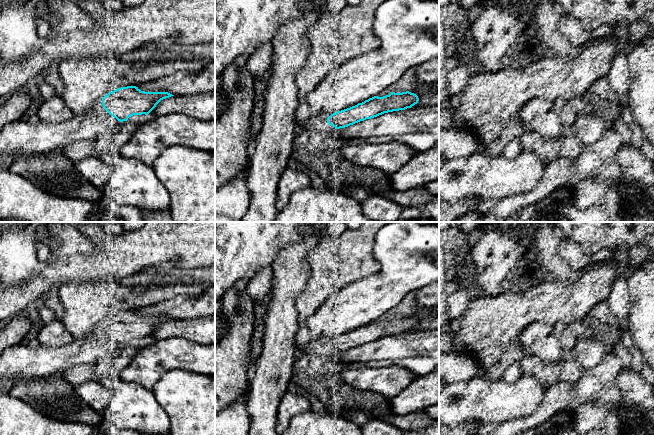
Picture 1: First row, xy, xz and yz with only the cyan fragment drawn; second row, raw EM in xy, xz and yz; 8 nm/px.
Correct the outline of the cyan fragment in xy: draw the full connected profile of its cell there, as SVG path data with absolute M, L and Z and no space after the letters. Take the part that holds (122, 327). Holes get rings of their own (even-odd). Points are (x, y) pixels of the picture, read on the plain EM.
M136 310L118 312L97 324L81 341L107 335L118 345L127 345L133 339L148 339L163 323L174 320L168 316L145 316Z

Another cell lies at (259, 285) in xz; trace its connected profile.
M265 267L249 279L246 291L253 301L264 298L272 287L273 269Z

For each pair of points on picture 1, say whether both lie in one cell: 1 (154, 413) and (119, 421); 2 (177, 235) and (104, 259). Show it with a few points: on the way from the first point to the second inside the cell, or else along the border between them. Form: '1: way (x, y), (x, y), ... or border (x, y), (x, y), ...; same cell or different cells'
1: way (145, 413), (128, 412); same cell
2: way (159, 243), (122, 255); same cell

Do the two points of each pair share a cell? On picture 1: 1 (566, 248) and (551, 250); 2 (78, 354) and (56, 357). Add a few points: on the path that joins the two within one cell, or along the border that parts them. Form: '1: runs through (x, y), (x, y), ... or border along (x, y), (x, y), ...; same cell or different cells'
1: border along (558, 242), (558, 254), (560, 256); different cells
2: runs through (73, 354), (61, 357); same cell

